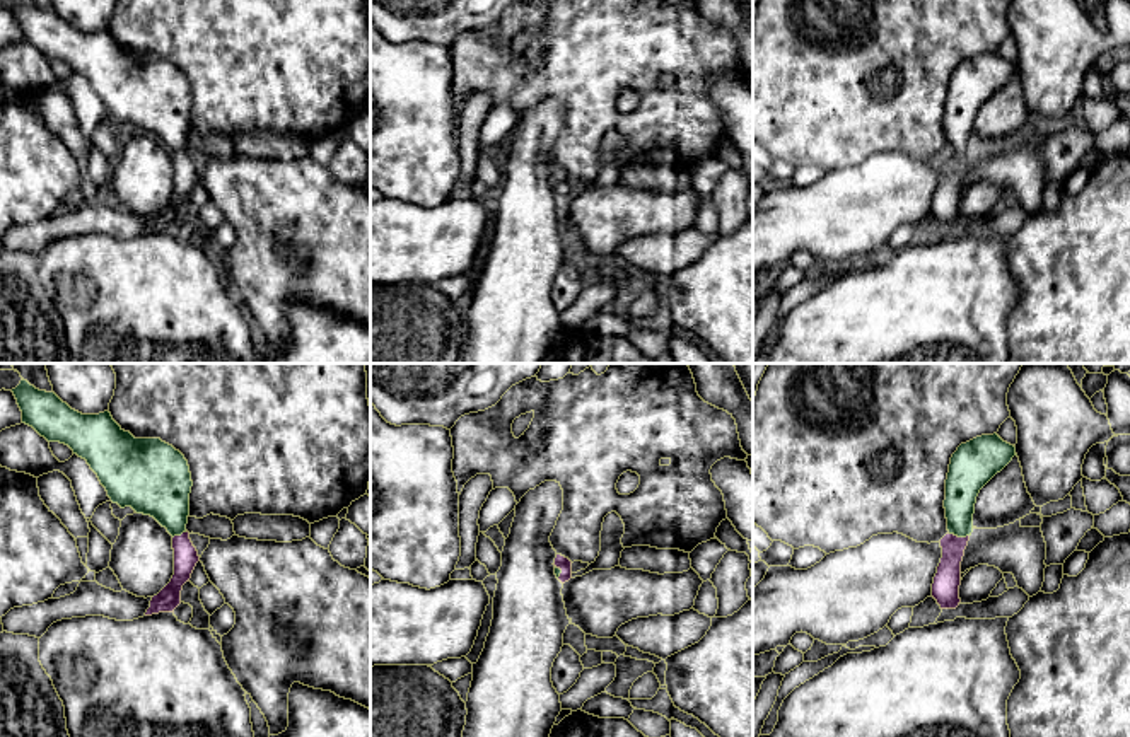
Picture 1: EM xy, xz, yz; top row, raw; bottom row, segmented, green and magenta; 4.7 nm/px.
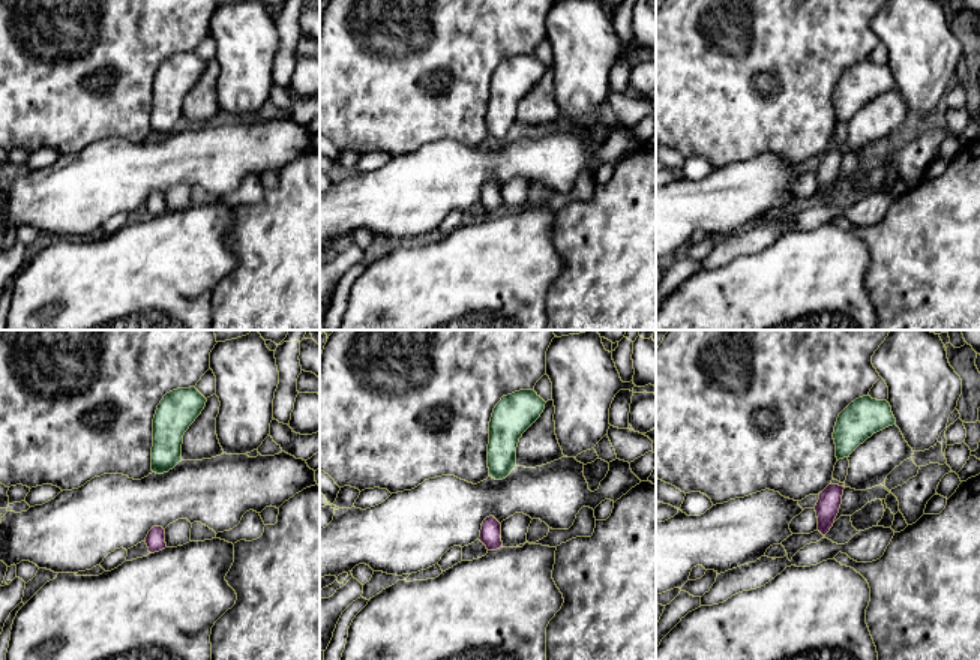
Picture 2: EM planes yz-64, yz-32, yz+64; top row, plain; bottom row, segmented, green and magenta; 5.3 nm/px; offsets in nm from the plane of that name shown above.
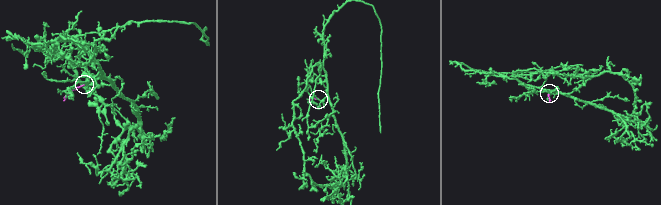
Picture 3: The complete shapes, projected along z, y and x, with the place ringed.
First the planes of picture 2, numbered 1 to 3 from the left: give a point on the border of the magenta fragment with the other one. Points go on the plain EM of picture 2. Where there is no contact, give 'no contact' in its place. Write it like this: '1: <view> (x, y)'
1: no contact
2: no contact
3: no contact

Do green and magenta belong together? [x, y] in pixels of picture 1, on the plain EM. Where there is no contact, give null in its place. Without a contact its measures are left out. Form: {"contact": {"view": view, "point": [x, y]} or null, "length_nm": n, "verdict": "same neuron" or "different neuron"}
{"contact": {"view": "yz", "point": [958, 154]}, "length_nm": 110, "verdict": "same neuron"}

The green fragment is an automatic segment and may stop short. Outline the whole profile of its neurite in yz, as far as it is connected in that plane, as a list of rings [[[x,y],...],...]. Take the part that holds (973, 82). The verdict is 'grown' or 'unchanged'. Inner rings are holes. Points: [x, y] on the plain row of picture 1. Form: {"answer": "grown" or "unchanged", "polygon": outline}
{"answer": "grown", "polygon": [[[993,51],[961,61],[951,75],[944,118],[949,150],[939,159],[942,176],[932,201],[941,227],[956,227],[961,220],[961,179],[973,150],[976,114],[1014,73],[1016,65]]]}

